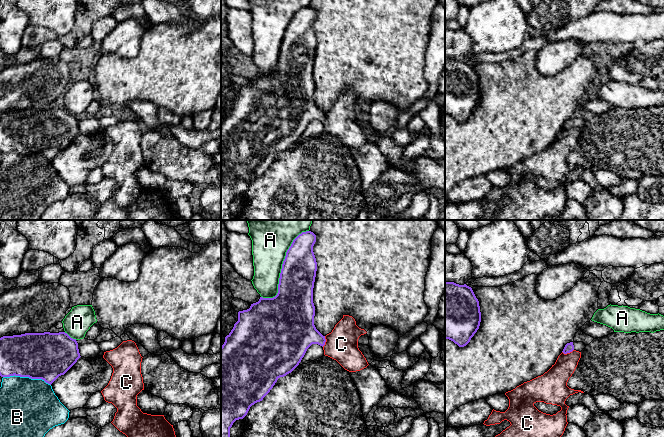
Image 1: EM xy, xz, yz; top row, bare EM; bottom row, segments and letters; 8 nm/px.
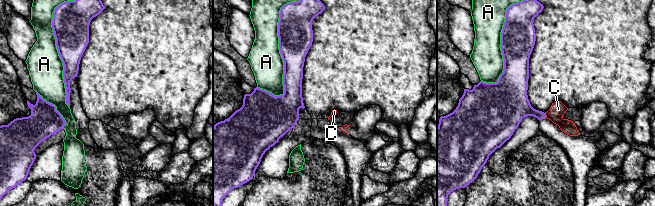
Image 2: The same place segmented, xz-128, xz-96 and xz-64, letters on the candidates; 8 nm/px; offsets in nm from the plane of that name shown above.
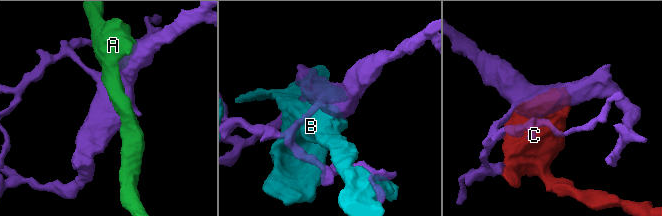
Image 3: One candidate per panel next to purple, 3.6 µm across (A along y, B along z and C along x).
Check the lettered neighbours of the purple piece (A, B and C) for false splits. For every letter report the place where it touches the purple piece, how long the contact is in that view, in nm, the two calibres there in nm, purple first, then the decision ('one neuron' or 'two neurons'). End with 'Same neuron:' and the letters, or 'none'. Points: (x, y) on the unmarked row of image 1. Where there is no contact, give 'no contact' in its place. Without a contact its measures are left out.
A: meets purple in xz at (282, 43); contact 650 nm long; 280 nm thick on the purple side, 300 nm on the other; two neurons
B: meets purple in xy at (27, 152); contact 400 nm long; 380 nm thick on the purple side, 460 nm on the other; two neurons
C: meets purple in yz at (567, 128); contact 100 nm long; 80 nm thick on the purple side, 190 nm on the other; two neurons
Same neuron: none

